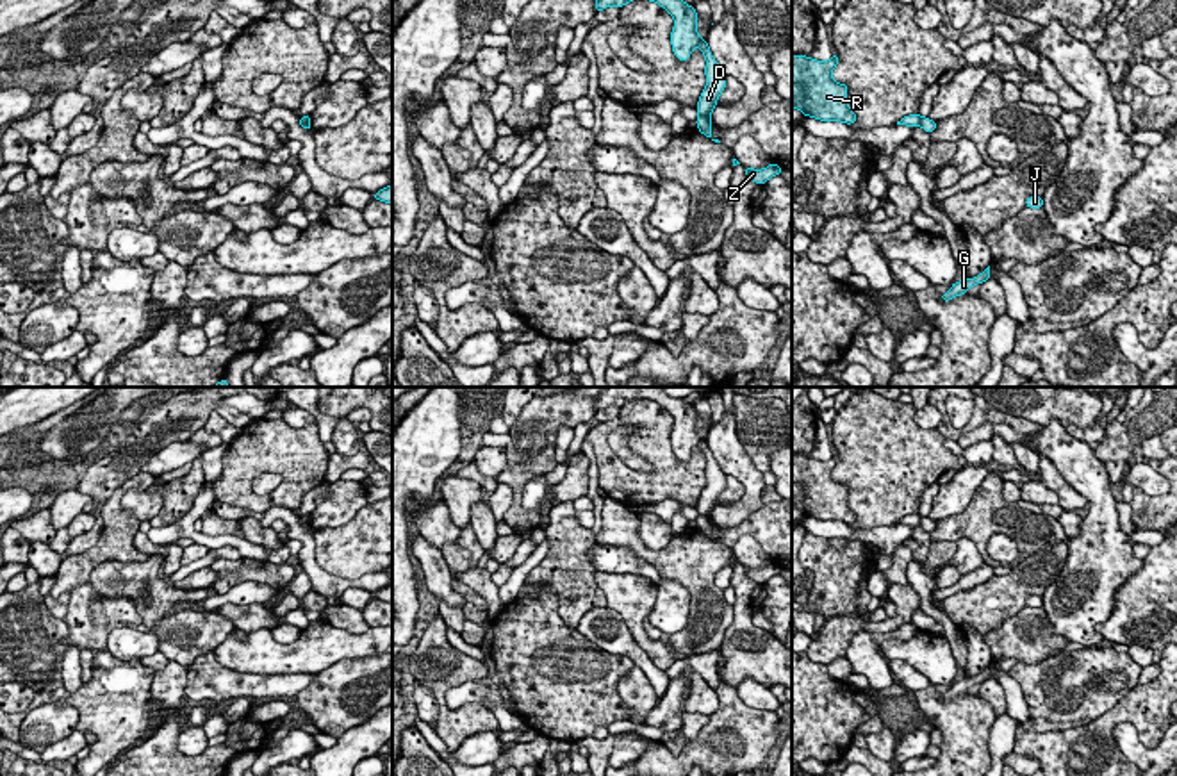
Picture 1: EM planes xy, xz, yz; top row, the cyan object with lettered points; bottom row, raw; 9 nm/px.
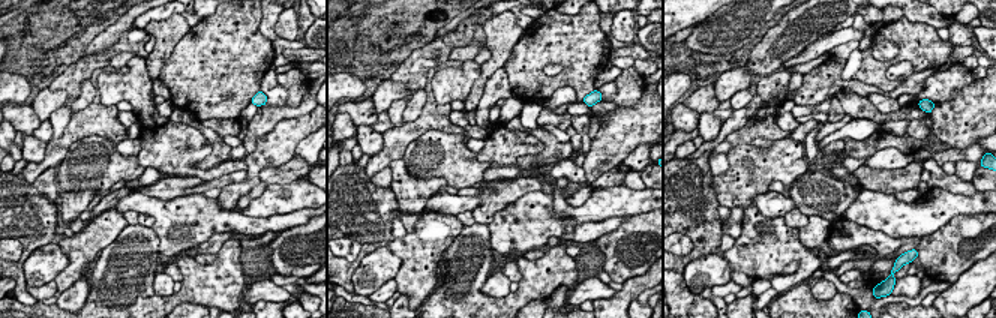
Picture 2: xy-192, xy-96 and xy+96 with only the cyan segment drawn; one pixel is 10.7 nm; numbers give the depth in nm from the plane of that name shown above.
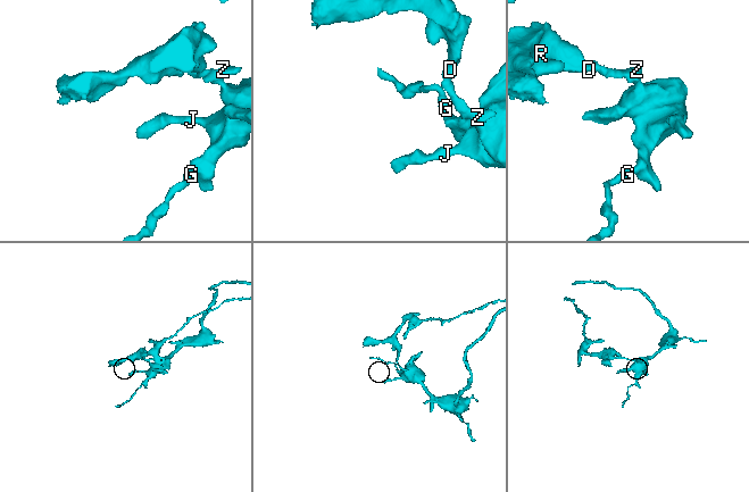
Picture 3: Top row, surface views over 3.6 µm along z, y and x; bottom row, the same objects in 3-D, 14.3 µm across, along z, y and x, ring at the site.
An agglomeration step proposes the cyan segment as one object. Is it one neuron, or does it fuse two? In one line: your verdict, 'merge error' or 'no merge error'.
merge error

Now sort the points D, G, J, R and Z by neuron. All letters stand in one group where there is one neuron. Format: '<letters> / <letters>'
D R / G J Z

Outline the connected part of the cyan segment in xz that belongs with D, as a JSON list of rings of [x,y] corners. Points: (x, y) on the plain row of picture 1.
[[[606,387],[596,398],[596,412],[610,405],[621,409],[631,400],[644,398],[656,401],[674,417],[671,442],[672,451],[679,460],[687,460],[696,446],[703,450],[706,458],[706,487],[703,489],[696,508],[699,516],[710,516],[726,487],[726,473],[713,458],[708,442],[697,433],[697,412],[694,405],[687,405],[683,398],[669,396],[663,387]]]

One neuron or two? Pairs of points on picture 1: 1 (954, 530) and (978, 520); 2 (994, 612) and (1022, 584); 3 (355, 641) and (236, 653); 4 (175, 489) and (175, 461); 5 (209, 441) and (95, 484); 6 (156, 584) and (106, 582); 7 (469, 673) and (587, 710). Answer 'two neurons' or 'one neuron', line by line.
1: one neuron
2: one neuron
3: one neuron
4: two neurons
5: two neurons
6: one neuron
7: two neurons

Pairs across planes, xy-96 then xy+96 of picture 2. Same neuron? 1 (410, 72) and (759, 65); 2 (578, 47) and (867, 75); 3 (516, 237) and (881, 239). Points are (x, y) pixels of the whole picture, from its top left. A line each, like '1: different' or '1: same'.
1: same
2: same
3: same

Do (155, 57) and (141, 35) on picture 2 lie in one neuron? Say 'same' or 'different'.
different

